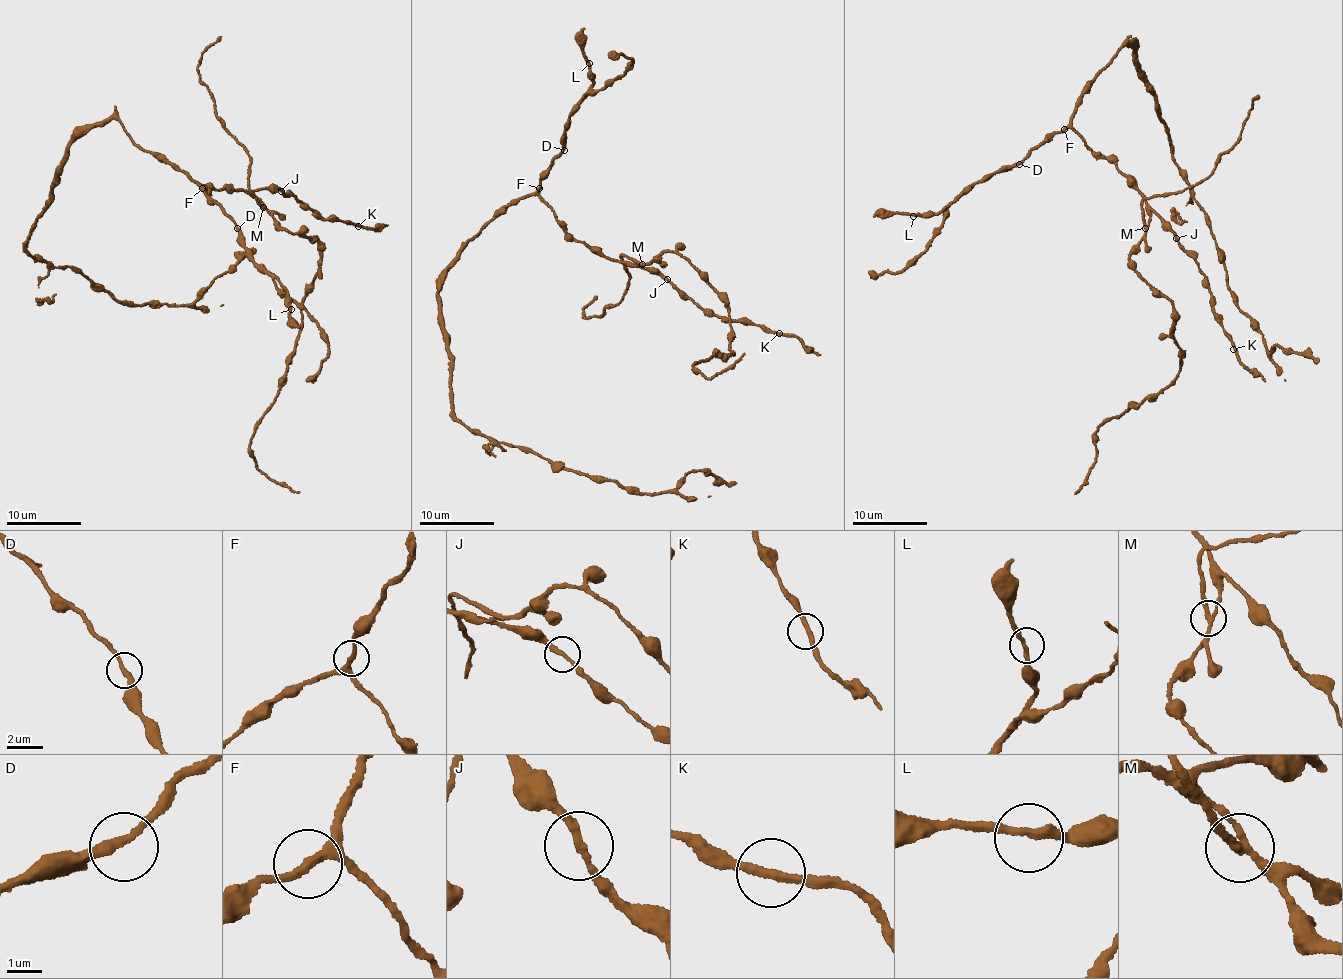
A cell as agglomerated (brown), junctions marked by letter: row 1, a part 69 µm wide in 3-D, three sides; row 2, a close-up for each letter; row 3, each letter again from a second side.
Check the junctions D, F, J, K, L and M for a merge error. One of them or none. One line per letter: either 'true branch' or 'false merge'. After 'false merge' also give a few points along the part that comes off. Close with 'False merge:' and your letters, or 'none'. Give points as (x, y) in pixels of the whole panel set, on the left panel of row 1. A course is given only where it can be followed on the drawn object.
D: true branch
F: true branch
J: true branch
K: true branch
L: true branch
M: false merge | (264, 208), (248, 187), (250, 158), (218, 117), (212, 96), (200, 79), (198, 67), (202, 54), (221, 37)
False merge: M

